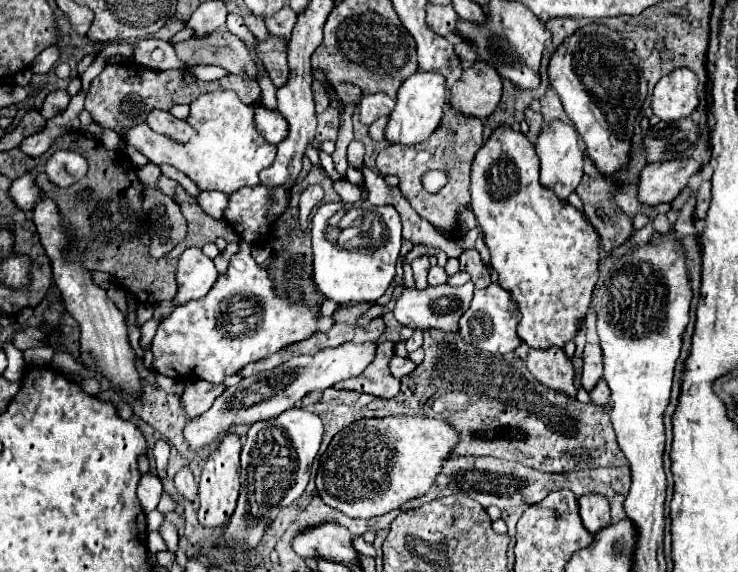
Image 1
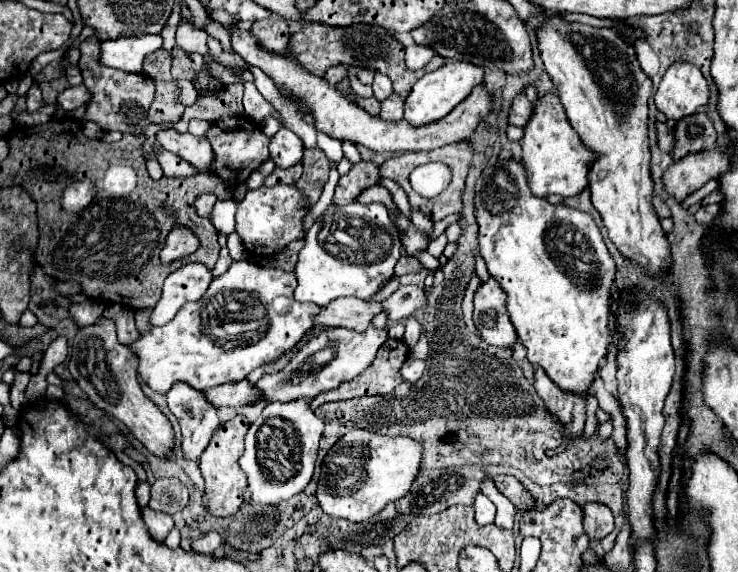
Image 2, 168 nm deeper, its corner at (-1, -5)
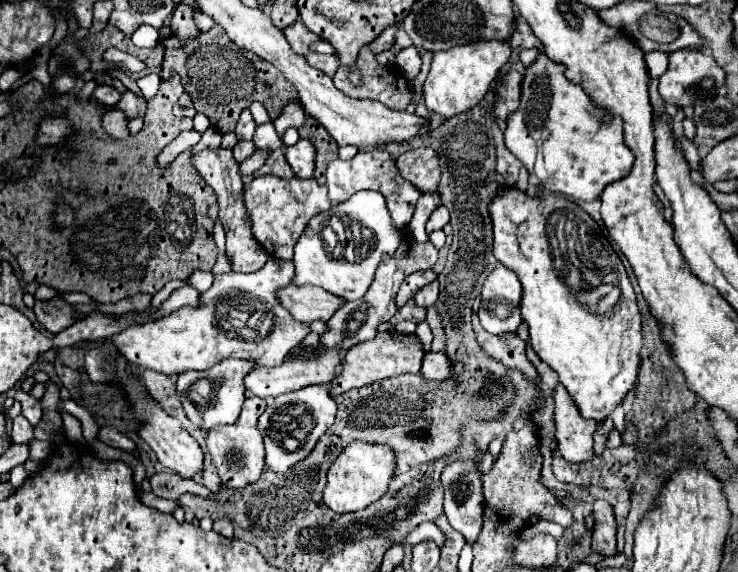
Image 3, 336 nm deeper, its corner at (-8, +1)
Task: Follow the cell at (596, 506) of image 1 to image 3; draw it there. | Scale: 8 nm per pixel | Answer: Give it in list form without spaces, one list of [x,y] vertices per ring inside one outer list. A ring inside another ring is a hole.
[[[606,500],[594,502],[594,530],[592,548],[604,556],[616,554],[616,516]]]

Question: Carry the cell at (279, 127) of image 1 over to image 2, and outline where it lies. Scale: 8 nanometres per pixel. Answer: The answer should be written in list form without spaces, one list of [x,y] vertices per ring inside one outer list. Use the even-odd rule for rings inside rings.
[[[281,128],[277,136],[271,138],[269,156],[277,168],[291,168],[303,160],[303,144],[291,130]]]

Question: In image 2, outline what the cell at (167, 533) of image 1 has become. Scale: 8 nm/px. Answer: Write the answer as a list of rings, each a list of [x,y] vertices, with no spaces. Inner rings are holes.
[[[145,506],[145,508],[141,510],[141,514],[143,514],[143,520],[145,520],[149,532],[153,534],[153,538],[159,540],[159,542],[163,542],[165,536],[169,534],[169,530],[173,528],[173,520],[171,520],[171,516],[165,514],[165,512],[151,510],[149,506]]]

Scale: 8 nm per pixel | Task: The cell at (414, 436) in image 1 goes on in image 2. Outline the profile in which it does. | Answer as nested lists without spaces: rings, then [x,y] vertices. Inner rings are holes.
[[[349,430],[325,456],[319,476],[317,502],[335,518],[349,522],[369,520],[389,502],[399,500],[411,488],[421,464],[421,444],[411,438],[391,438],[369,430]]]

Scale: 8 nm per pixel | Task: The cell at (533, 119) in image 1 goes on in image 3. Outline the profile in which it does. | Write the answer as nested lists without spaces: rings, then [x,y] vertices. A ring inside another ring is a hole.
[[[510,70],[502,82],[498,82],[498,94],[496,94],[496,116],[500,120],[508,120],[512,112],[520,108],[520,94],[522,94],[522,72]]]

